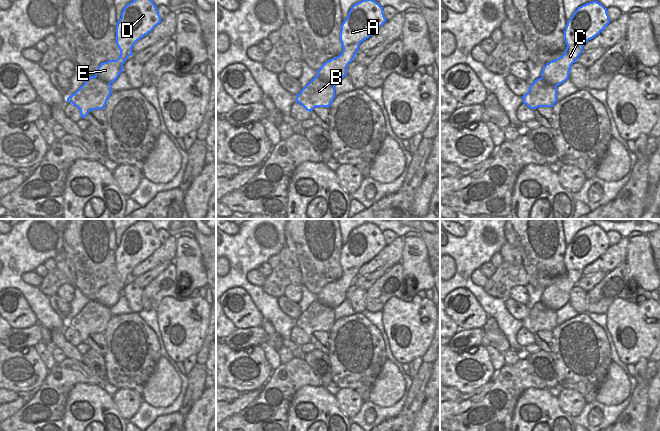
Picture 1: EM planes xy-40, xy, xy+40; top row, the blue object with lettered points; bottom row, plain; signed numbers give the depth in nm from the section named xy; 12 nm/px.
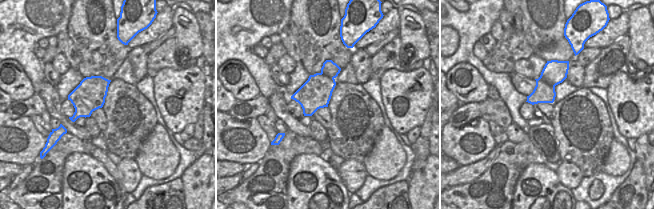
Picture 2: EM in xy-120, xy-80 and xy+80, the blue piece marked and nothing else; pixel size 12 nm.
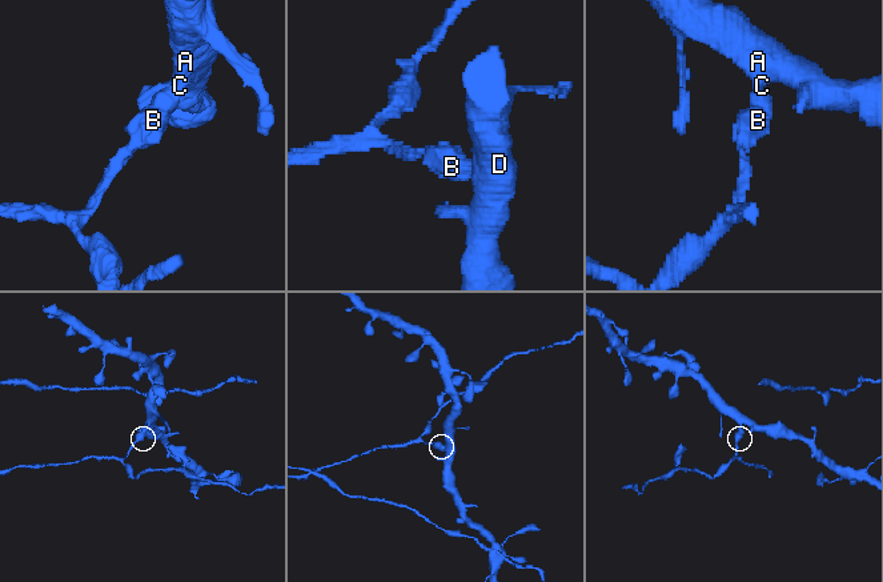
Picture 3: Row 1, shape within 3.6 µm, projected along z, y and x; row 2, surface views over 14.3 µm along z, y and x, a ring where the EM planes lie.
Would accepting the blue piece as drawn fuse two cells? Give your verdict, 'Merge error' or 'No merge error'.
Merge error

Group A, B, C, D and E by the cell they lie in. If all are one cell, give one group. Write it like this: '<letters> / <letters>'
A C D E / B

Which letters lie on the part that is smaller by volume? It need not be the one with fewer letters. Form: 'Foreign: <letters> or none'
Foreign: B

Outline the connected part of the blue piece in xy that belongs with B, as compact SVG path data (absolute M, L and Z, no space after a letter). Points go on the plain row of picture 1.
M316 300L296 319L296 327L311 336L315 331L328 332L334 322L335 309Z

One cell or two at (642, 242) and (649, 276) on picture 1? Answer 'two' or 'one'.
one

